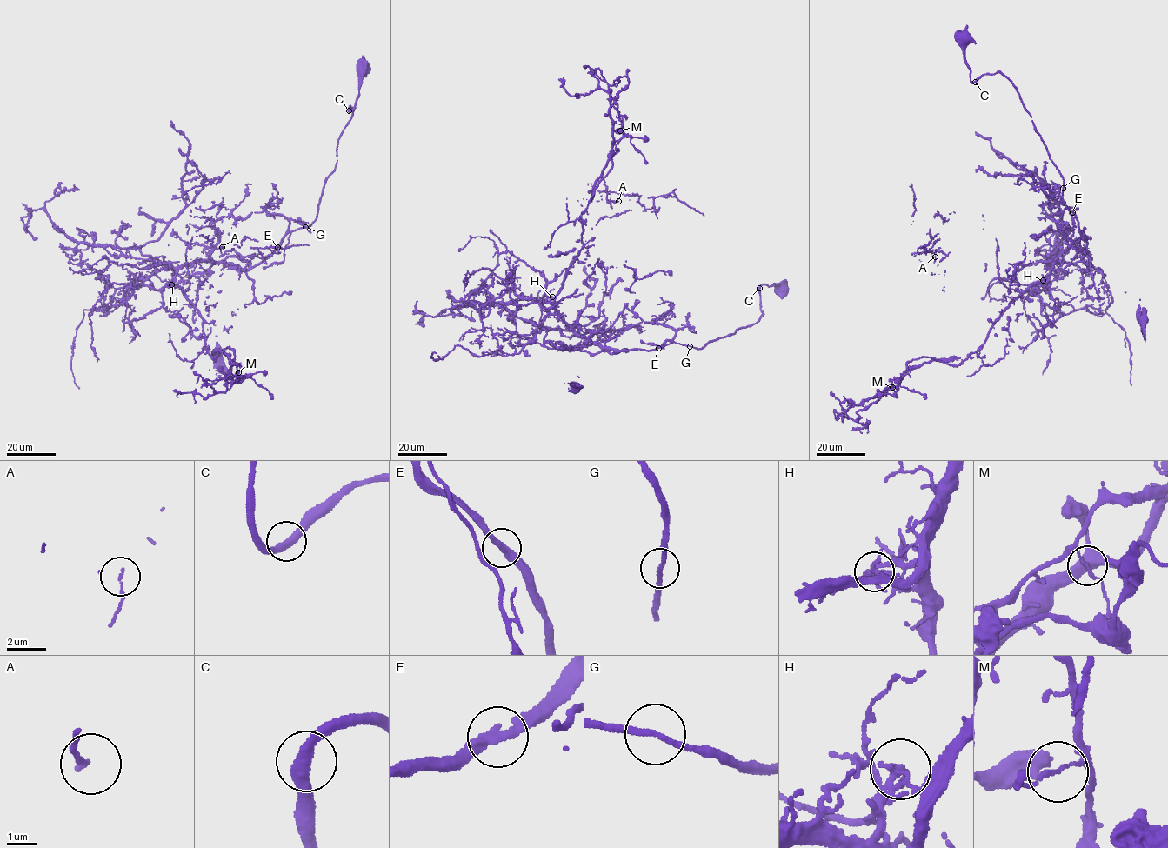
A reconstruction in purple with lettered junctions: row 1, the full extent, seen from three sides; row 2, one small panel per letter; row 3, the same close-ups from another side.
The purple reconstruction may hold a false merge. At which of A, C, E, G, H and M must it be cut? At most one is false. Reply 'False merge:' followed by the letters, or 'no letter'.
False merge: M

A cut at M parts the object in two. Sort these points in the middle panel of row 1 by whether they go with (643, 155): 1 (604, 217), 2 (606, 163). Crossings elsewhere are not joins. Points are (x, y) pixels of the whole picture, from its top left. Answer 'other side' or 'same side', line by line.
1: same side
2: same side

